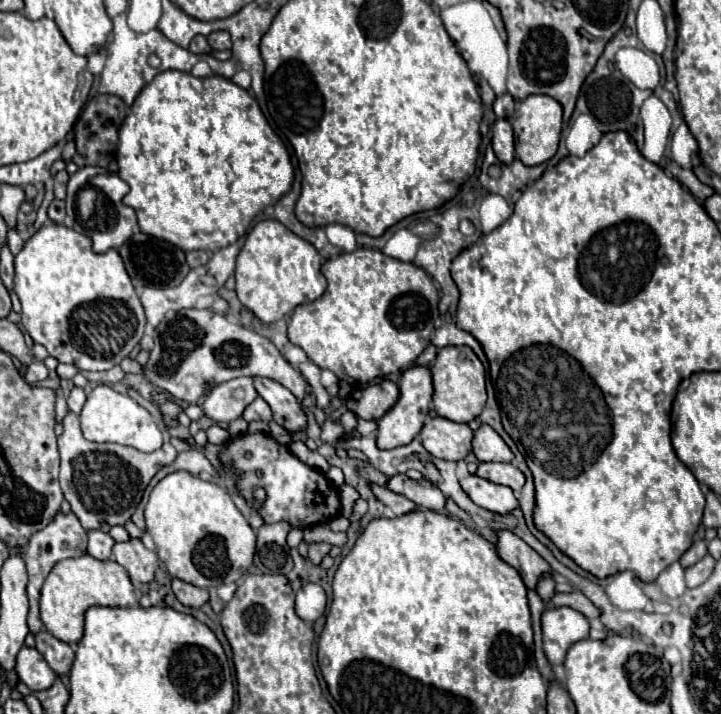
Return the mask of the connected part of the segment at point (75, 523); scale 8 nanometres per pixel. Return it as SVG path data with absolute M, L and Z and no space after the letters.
M57 510L57 514L51 518L51 522L35 532L23 552L23 558L27 560L27 572L29 572L29 584L27 584L27 594L29 594L29 618L27 618L27 624L29 624L29 630L31 634L39 632L43 628L43 622L39 618L39 596L41 596L41 588L43 588L43 582L47 578L47 574L51 572L51 568L63 560L63 558L77 558L77 556L83 556L87 552L87 532L83 530L83 526L79 524L79 518L69 510L69 512L63 512L63 510Z

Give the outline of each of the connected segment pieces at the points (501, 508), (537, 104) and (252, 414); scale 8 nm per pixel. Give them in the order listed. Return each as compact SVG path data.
M469 474L459 480L463 492L481 508L491 510L495 514L507 514L513 508L517 508L517 498L513 496L511 488L493 484L485 478L479 478L477 474Z
M529 96L519 102L519 108L515 110L515 122L513 122L515 152L525 166L537 166L555 156L559 136L561 136L561 114L563 114L561 104L551 96Z
M257 396L257 398L245 408L243 418L245 418L247 422L251 422L251 420L269 422L269 420L271 420L271 408L269 408L269 404L267 404L261 396Z

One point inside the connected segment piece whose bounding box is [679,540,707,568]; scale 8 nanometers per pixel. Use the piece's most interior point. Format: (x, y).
(699, 549)

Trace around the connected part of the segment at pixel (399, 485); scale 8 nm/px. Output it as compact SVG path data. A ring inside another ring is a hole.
M395 474L387 480L387 490L401 494L417 504L417 508L429 508L429 510L443 510L445 496L431 484L429 480L411 480L405 474Z

